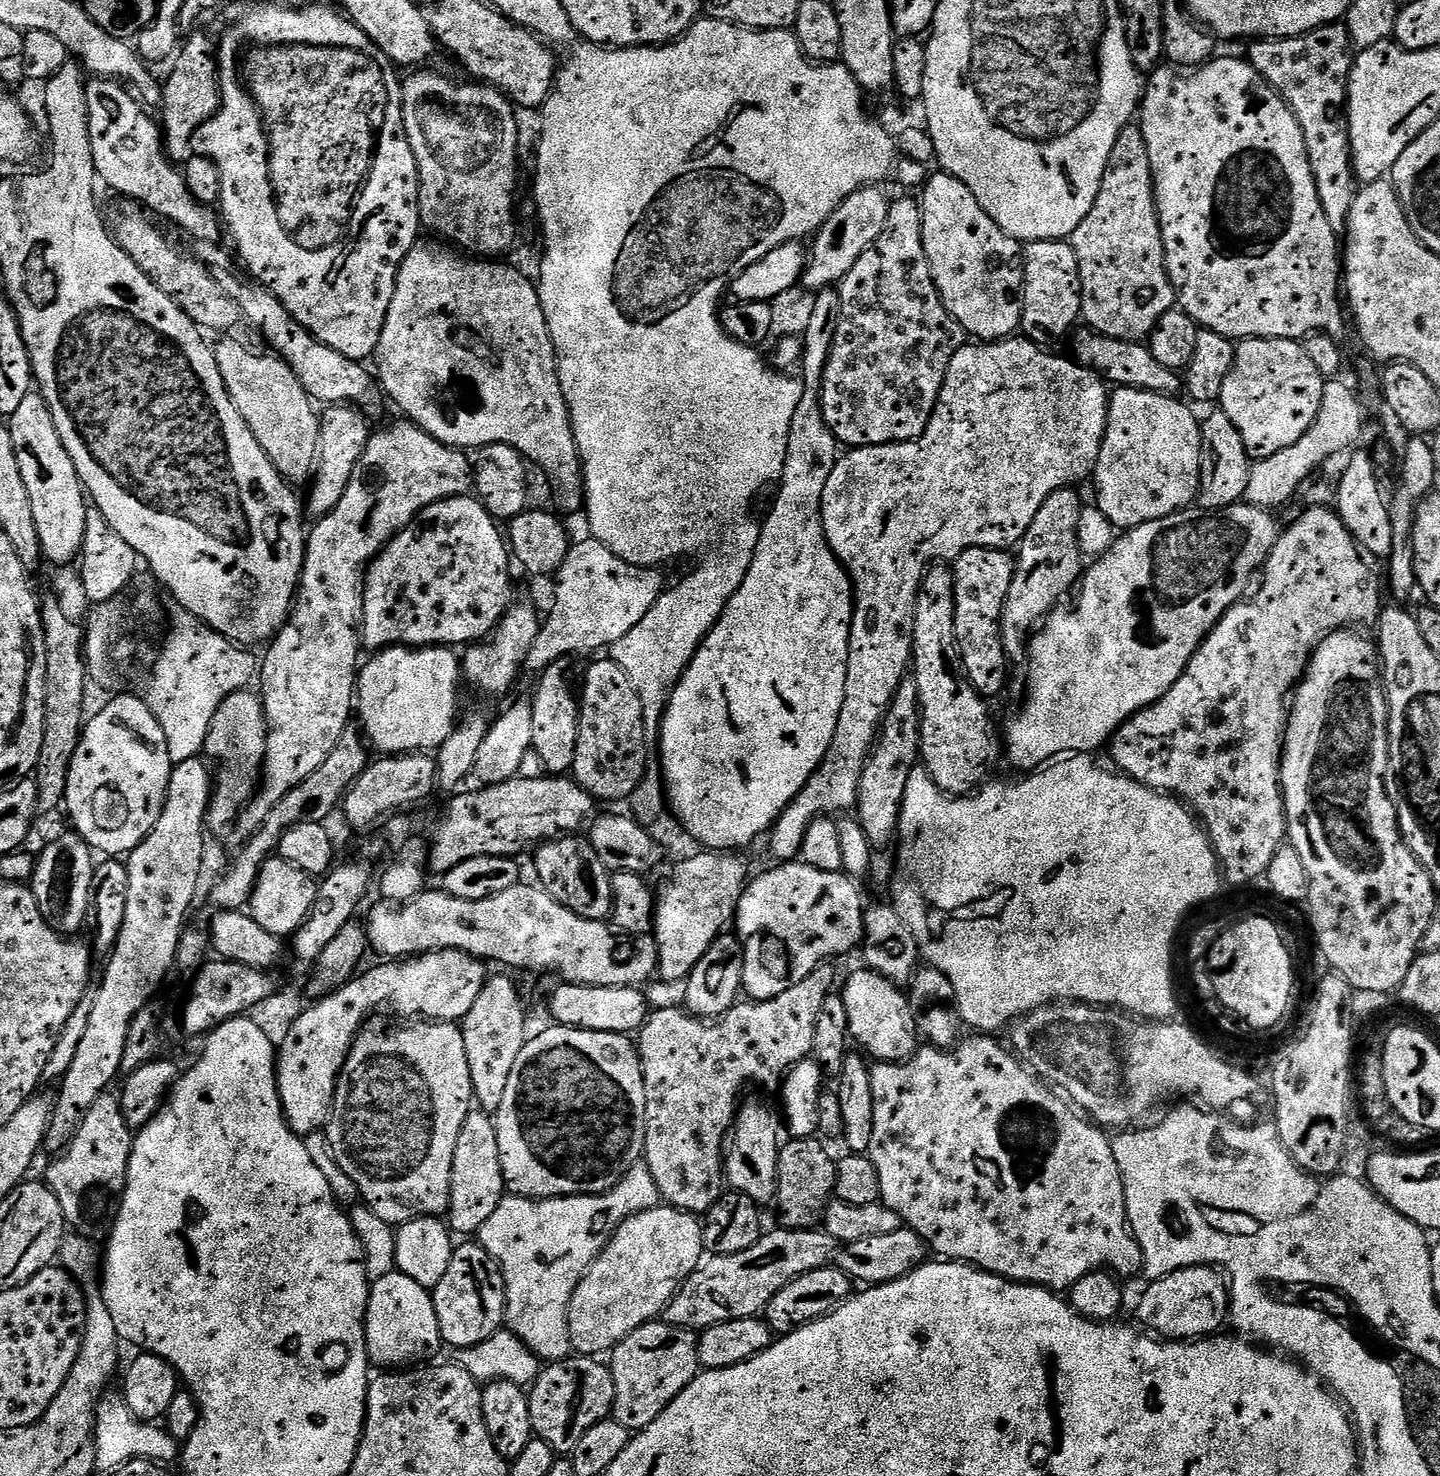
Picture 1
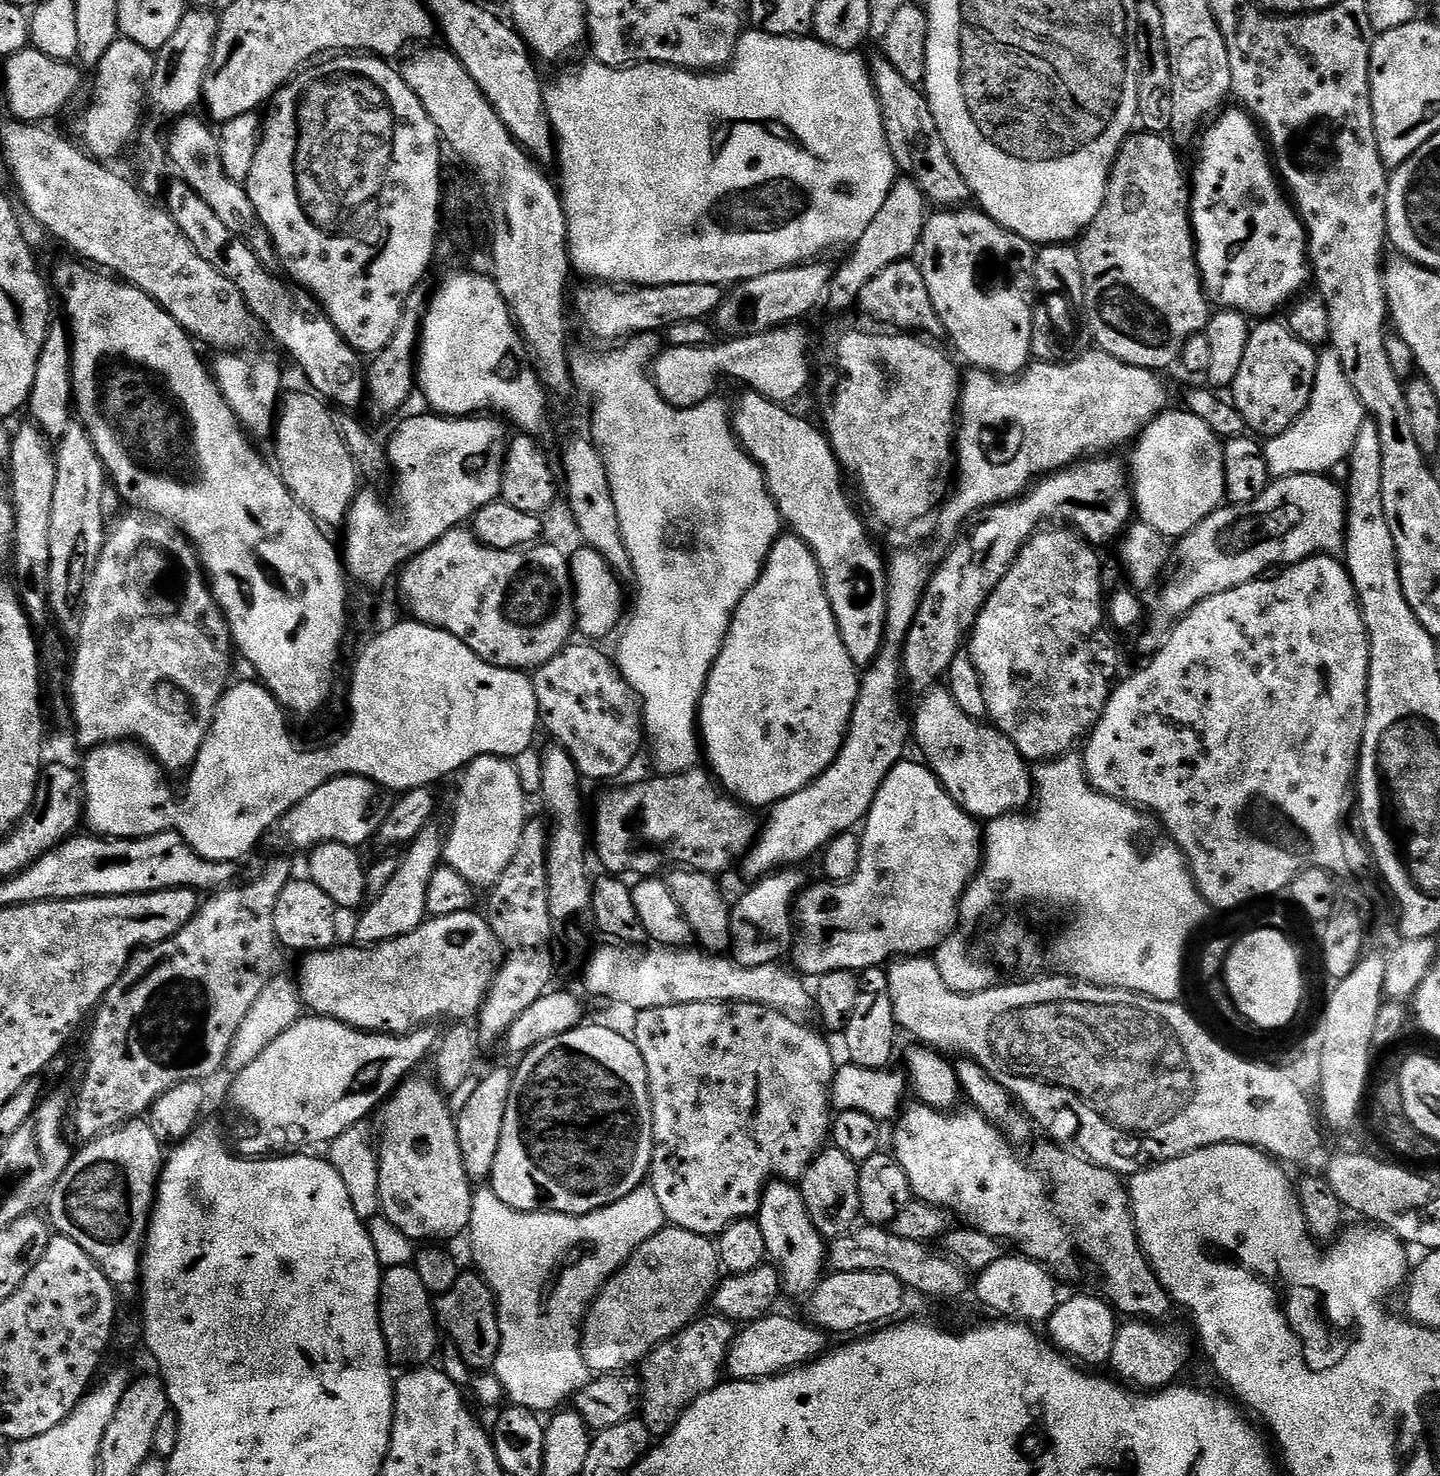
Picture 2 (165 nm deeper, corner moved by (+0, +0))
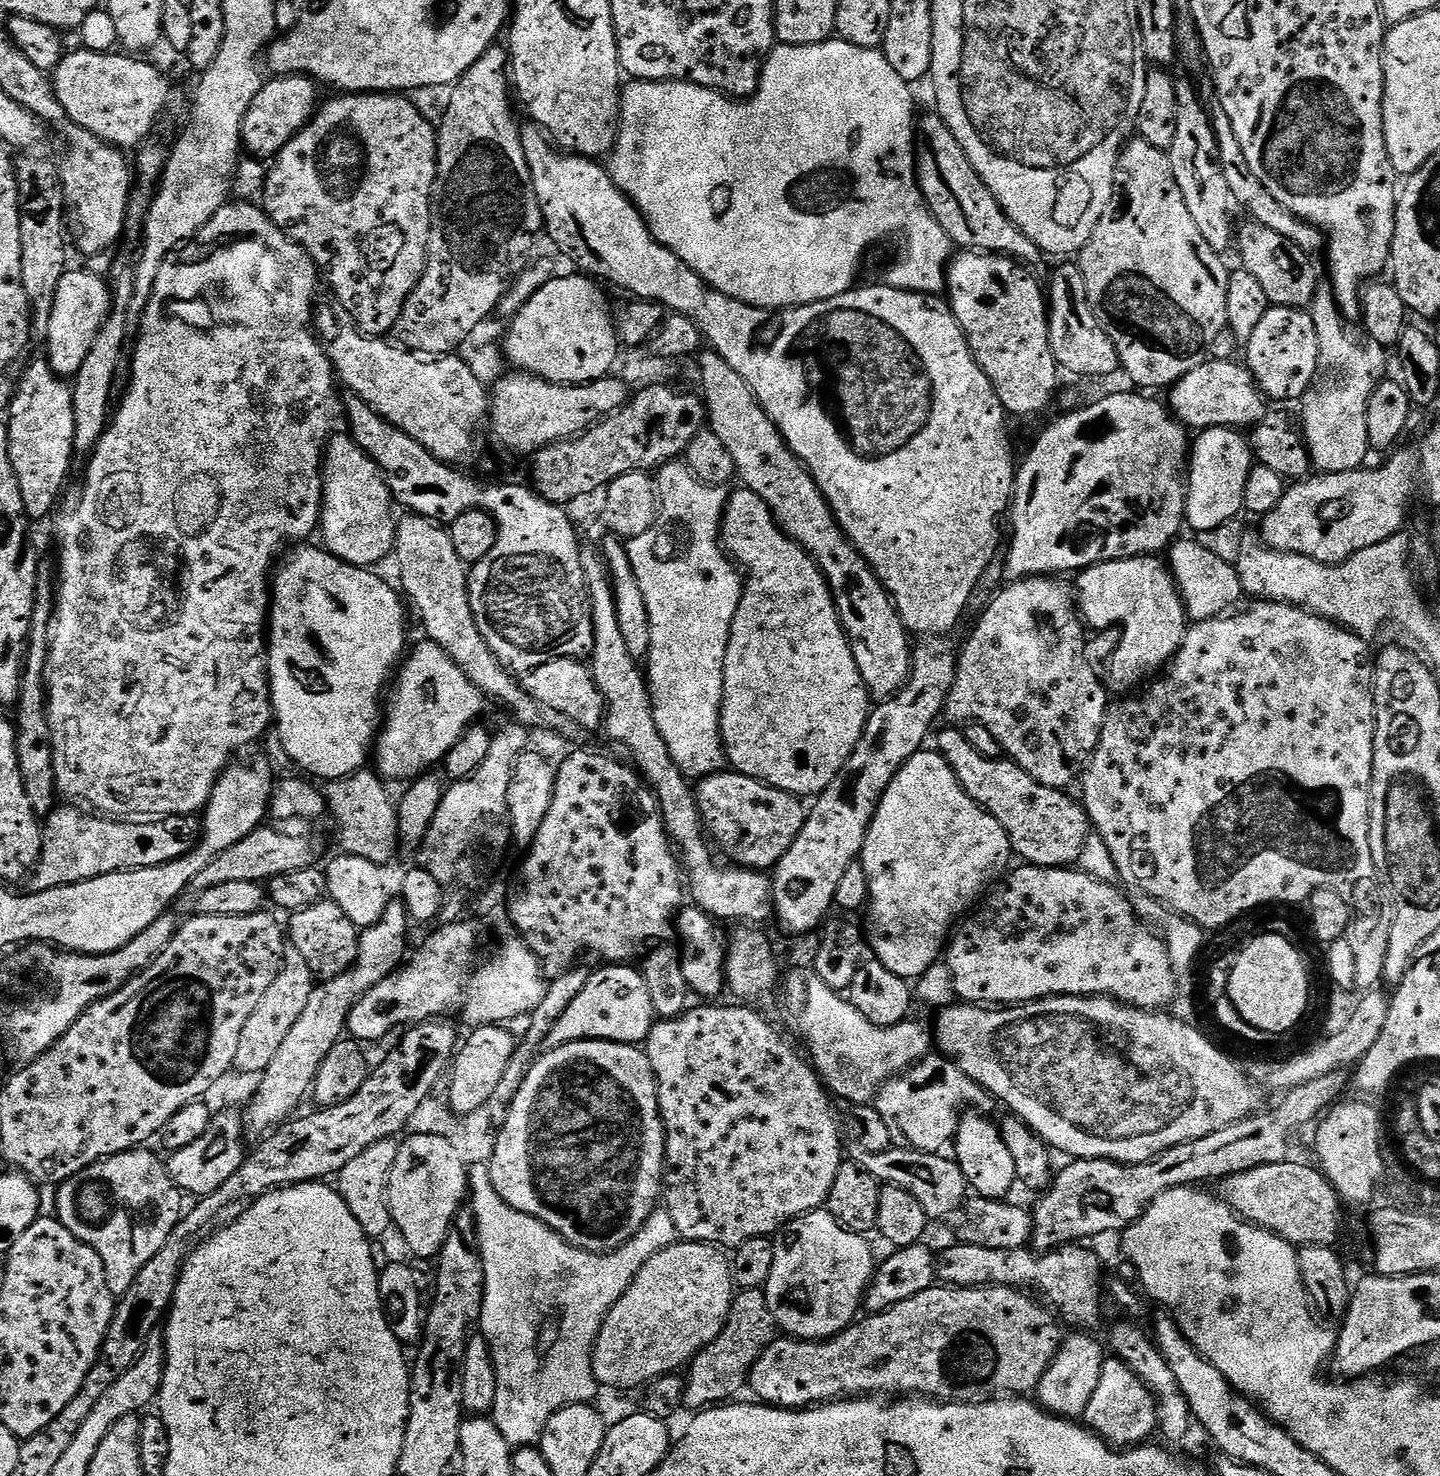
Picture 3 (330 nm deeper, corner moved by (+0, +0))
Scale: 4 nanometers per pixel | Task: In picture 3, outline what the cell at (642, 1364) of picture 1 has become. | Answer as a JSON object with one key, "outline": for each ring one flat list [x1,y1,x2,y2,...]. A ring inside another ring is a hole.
{"outline":[[745,1288,737,1291,732,1298,732,1305,728,1311,728,1317,724,1320,722,1330,710,1346,703,1348,698,1355,692,1359,692,1363,686,1372,688,1385,684,1391,684,1408,703,1410,713,1406,719,1406,725,1402,731,1401,740,1391,748,1388,748,1375,752,1373,754,1362,766,1350,766,1346,777,1339,778,1329,774,1314,770,1314,770,1306,766,1306,763,1288]]}

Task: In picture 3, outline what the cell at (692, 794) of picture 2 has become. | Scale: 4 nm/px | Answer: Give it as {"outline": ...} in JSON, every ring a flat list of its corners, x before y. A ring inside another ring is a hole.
{"outline":[[721,770,703,777,694,791,711,843,741,868,775,869,786,850,794,846,794,838,798,838,806,819,806,804,801,797,735,770]]}

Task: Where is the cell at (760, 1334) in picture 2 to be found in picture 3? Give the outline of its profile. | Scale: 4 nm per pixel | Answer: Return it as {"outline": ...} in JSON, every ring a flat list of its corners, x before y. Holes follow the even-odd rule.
{"outline":[[933,1286,922,1290,922,1294,914,1294,914,1298,906,1298,906,1302,898,1302,898,1306,857,1319,846,1331,828,1340,800,1340,781,1335,754,1362,748,1375,748,1388,757,1401,797,1410,857,1394,919,1394,941,1402,983,1402,1005,1394,1035,1393,1042,1374,1046,1374,1060,1348,1062,1331,1057,1317,1043,1303,1035,1304,1024,1294,1003,1286]]}

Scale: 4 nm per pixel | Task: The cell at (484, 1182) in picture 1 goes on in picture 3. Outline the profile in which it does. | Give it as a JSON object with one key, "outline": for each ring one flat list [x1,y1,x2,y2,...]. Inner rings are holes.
{"outline":[[608,962,600,967,604,968,589,975,586,986,582,986,582,991,578,993,578,998,574,998,562,1018,558,1018,558,1022,550,1026,550,1034,546,1034,544,1039,545,1049,583,1040,605,1040,637,1046,647,1041,658,1017,654,1002,650,1002,650,990,646,990,643,971,636,969,635,972,627,963]]}

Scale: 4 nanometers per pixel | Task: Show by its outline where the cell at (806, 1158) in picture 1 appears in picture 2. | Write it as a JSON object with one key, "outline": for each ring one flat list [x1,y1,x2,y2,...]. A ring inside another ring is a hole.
{"outline":[[828,1146,816,1155,814,1162,810,1162,806,1174,798,1181,802,1202,806,1202,806,1210,825,1241,834,1241,857,1227,861,1219,858,1198,859,1173,857,1161,852,1160,842,1150]]}

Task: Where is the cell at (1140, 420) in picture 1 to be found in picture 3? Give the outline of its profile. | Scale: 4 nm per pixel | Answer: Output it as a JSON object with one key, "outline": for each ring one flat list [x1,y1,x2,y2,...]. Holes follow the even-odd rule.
{"outline":[[1205,428,1197,436,1200,437,1191,441,1186,469,1188,497,1184,519,1189,529,1212,532,1244,512,1246,478,1254,457,1249,437,1235,428]]}

